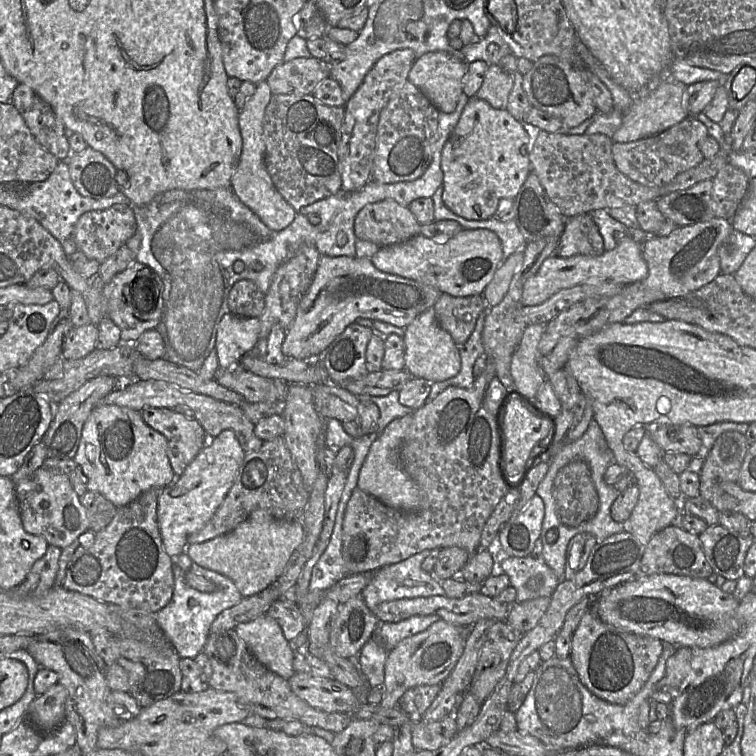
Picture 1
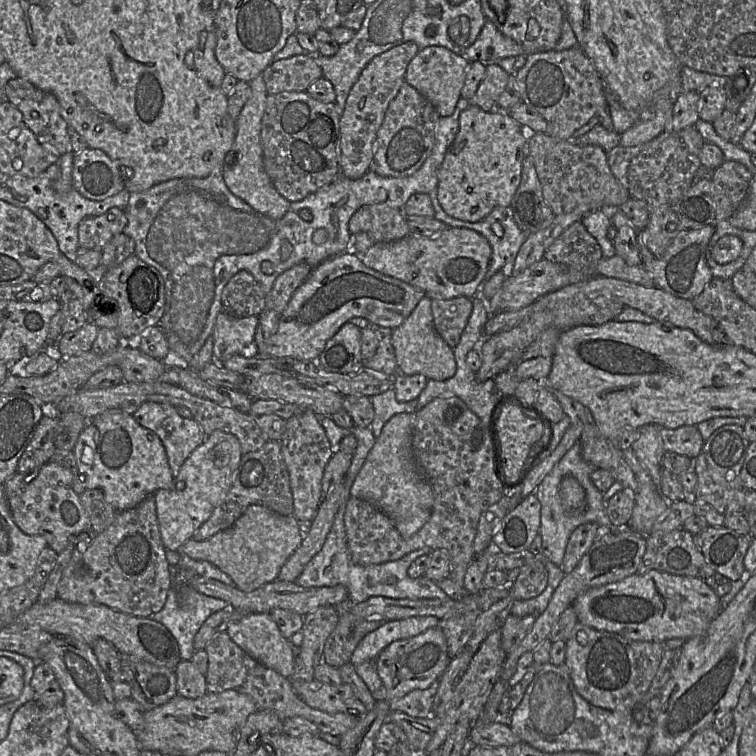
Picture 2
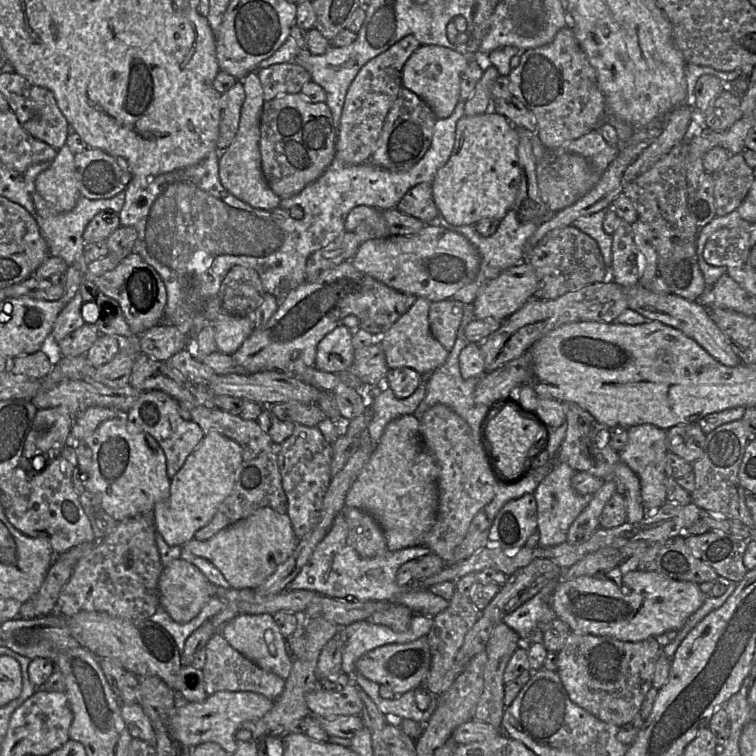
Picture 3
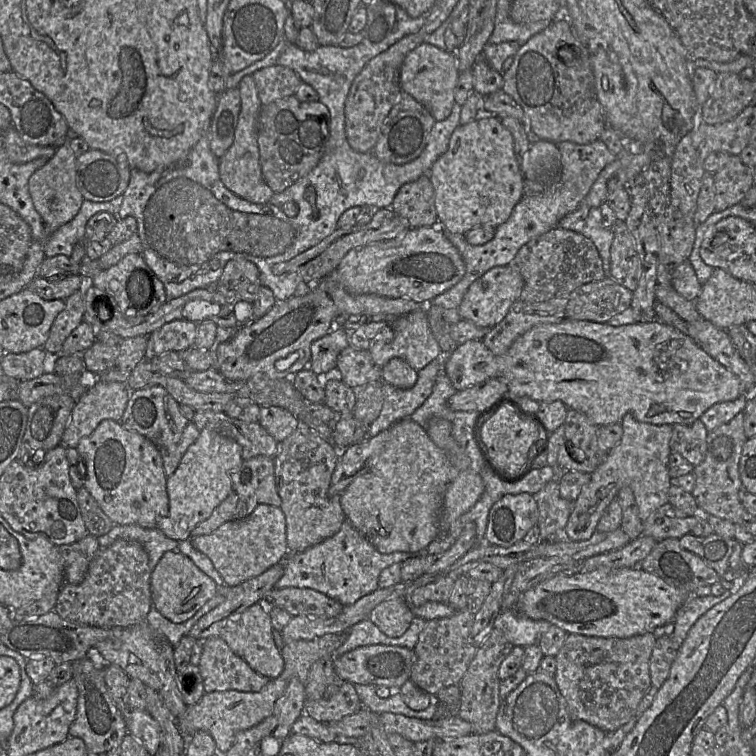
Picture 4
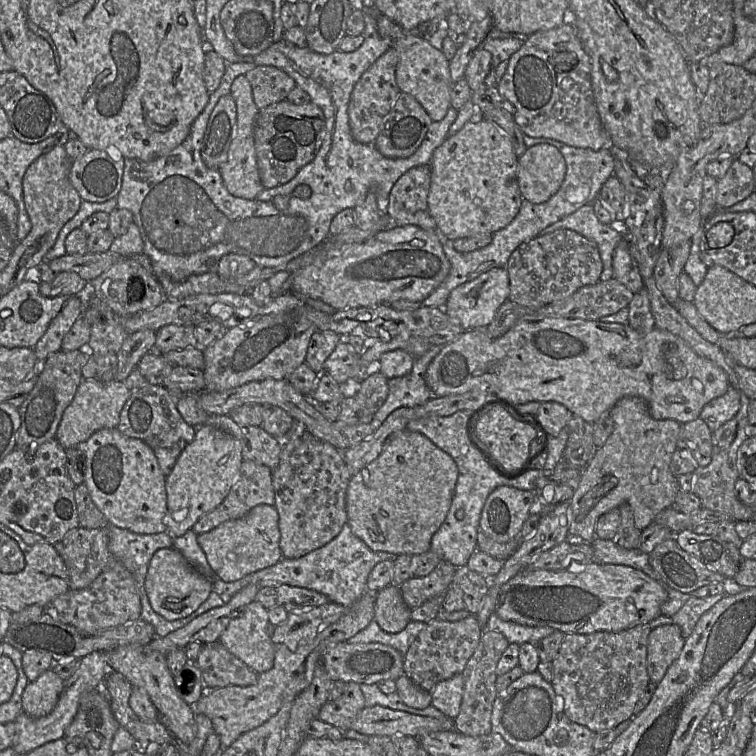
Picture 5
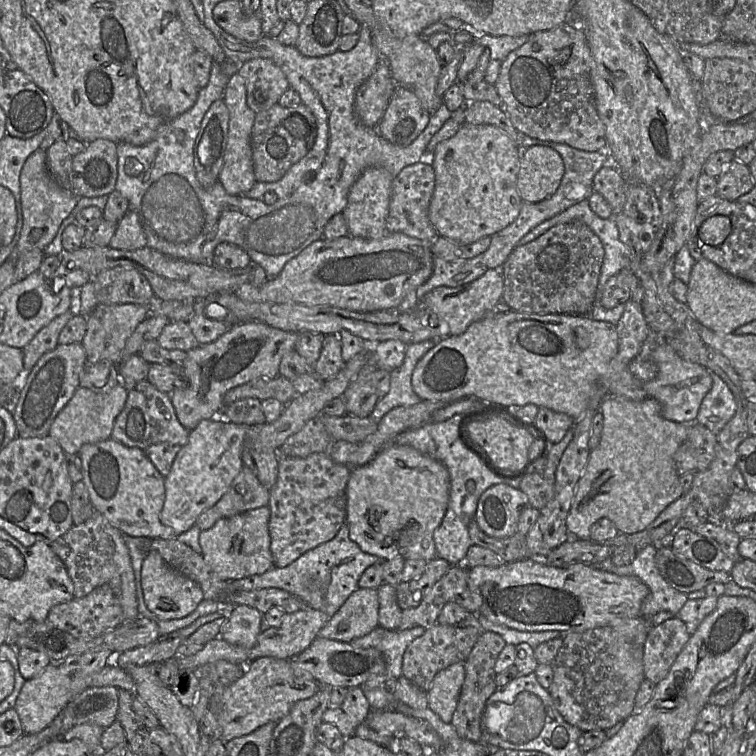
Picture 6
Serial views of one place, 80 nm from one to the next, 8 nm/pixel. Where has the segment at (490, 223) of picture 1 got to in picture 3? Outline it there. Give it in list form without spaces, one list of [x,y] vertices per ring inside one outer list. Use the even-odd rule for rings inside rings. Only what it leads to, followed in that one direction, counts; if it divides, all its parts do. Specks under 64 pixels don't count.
[[[512,209],[501,220],[496,232],[489,237],[481,236],[474,225],[454,226],[453,231],[465,236],[477,249],[480,261],[475,279],[456,291],[449,299],[461,301],[464,304],[473,303],[479,288],[486,281],[496,278],[502,271],[512,266],[524,263],[524,246],[538,227],[539,225],[535,222],[520,222]]]

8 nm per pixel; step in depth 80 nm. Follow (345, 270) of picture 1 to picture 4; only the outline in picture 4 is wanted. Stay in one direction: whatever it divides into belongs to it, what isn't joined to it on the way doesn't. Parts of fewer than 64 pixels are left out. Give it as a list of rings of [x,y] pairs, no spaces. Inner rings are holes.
[[[313,285],[308,294],[276,302],[266,315],[241,327],[232,339],[216,344],[216,370],[230,380],[244,380],[254,376],[271,379],[292,378],[296,372],[309,366],[312,342],[335,327],[334,319],[338,315],[373,317],[386,314],[401,317],[424,307],[425,304],[409,298],[390,298],[376,294],[353,295],[343,289],[322,290]],[[295,351],[299,352],[299,358],[287,369],[277,370],[276,362]]]

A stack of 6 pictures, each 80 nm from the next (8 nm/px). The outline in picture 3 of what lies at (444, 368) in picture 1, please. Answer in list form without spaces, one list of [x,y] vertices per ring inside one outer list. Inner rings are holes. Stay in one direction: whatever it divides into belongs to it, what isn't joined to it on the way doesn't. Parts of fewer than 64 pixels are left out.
[[[418,297],[410,309],[403,314],[392,326],[382,331],[377,339],[380,342],[389,369],[407,367],[420,374],[431,374],[442,366],[449,355],[443,345],[434,338],[429,326],[429,307],[431,301]]]

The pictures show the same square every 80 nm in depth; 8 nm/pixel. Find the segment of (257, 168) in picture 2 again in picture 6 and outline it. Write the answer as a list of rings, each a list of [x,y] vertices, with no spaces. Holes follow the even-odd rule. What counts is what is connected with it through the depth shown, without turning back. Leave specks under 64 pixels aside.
[[[238,73],[230,77],[223,99],[229,110],[229,130],[224,164],[219,174],[219,181],[227,193],[231,195],[244,195],[257,182],[251,146],[251,134],[256,113],[247,105],[245,80]]]

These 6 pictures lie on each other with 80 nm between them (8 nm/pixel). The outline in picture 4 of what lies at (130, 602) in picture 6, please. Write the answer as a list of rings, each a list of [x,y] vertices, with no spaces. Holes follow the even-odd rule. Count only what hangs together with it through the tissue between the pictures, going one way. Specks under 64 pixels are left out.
[[[91,534],[72,544],[58,546],[58,552],[64,562],[65,583],[73,585],[81,583],[91,561],[100,549],[97,537]]]

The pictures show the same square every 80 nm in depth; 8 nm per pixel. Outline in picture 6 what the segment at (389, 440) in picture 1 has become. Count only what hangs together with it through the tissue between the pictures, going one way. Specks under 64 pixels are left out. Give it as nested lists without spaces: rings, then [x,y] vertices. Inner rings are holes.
[[[387,445],[368,464],[351,469],[346,487],[346,524],[349,527],[349,537],[362,551],[375,555],[382,561],[396,557],[405,560],[433,560],[437,557],[433,534],[445,516],[449,494],[449,472],[441,462],[410,446]]]

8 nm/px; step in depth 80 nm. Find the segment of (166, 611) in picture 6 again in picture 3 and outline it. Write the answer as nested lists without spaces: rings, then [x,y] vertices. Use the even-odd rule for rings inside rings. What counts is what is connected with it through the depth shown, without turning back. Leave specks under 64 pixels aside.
[[[178,558],[164,566],[158,580],[160,606],[178,623],[193,619],[212,598],[216,597],[217,587],[193,564]]]

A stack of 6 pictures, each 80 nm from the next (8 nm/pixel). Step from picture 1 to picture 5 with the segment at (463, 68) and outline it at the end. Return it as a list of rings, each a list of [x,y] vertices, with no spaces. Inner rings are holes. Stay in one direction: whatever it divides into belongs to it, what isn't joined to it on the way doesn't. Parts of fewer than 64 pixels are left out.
[[[386,15],[377,16],[378,31],[391,40],[391,47],[399,53],[396,66],[396,82],[402,92],[413,96],[427,111],[433,121],[442,120],[451,106],[451,92],[455,82],[450,73],[450,61],[442,50],[433,47],[426,38],[409,33]]]

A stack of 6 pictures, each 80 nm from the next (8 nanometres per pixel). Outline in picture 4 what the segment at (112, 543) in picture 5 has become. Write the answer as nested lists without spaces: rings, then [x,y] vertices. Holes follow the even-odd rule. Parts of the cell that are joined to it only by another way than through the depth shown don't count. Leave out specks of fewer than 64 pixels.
[[[114,525],[108,533],[97,539],[101,548],[108,547],[119,539],[138,542],[148,554],[151,570],[165,552],[177,550],[178,547],[178,541],[167,537],[160,529],[138,525]]]

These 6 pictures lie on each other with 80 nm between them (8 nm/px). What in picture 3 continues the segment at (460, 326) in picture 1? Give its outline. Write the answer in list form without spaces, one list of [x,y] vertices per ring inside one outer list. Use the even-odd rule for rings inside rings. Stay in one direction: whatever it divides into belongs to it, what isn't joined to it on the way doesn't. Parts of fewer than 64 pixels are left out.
[[[454,299],[434,301],[429,307],[429,326],[434,338],[451,351],[464,313],[464,303]]]

